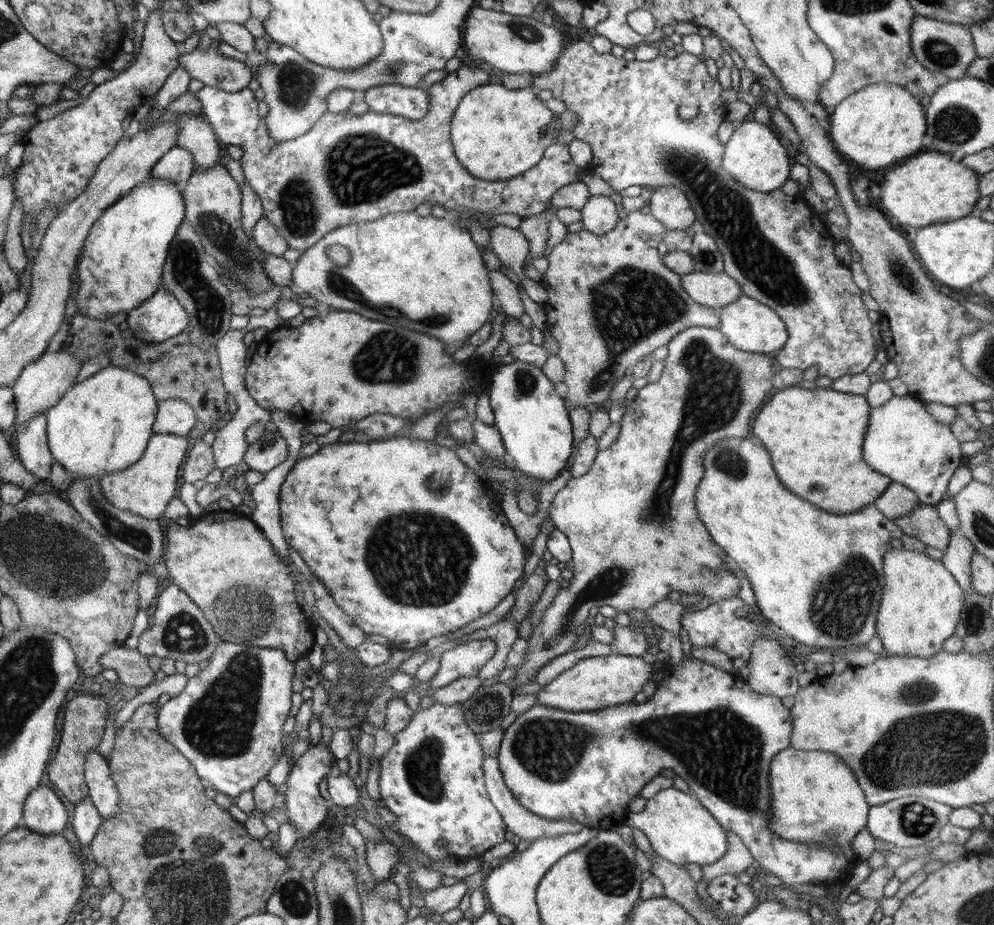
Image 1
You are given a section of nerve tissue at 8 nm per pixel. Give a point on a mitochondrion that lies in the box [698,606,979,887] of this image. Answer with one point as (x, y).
(916, 820)

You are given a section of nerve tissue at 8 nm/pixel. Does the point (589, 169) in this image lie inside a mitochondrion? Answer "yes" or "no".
no

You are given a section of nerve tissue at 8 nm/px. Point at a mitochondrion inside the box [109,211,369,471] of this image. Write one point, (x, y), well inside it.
(187, 272)

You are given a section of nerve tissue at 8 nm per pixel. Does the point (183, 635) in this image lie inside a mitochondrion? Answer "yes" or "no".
yes

